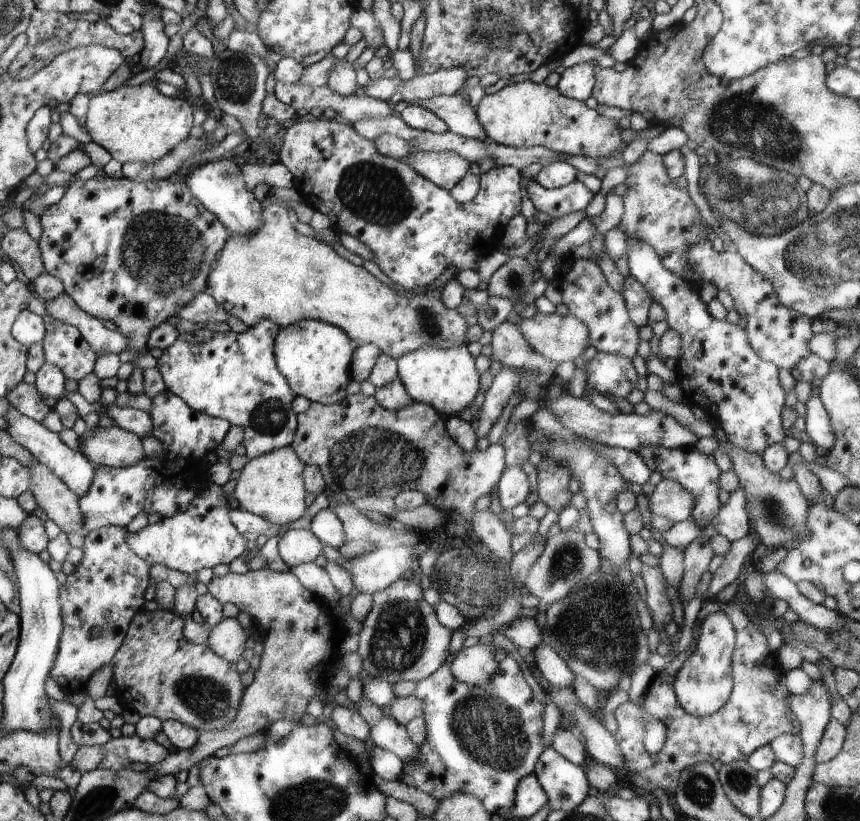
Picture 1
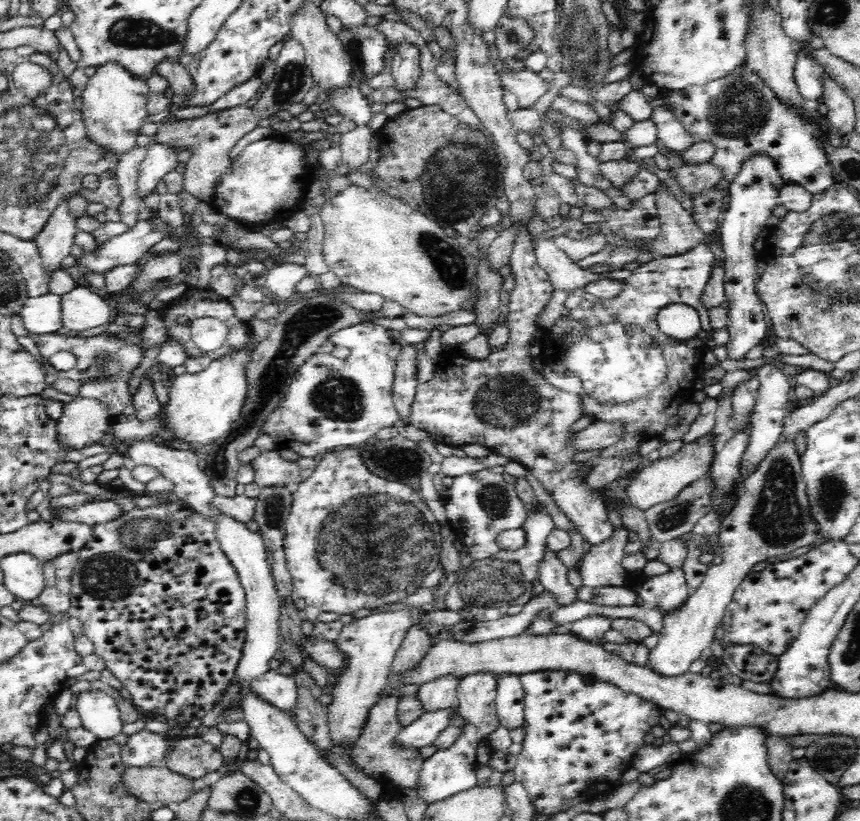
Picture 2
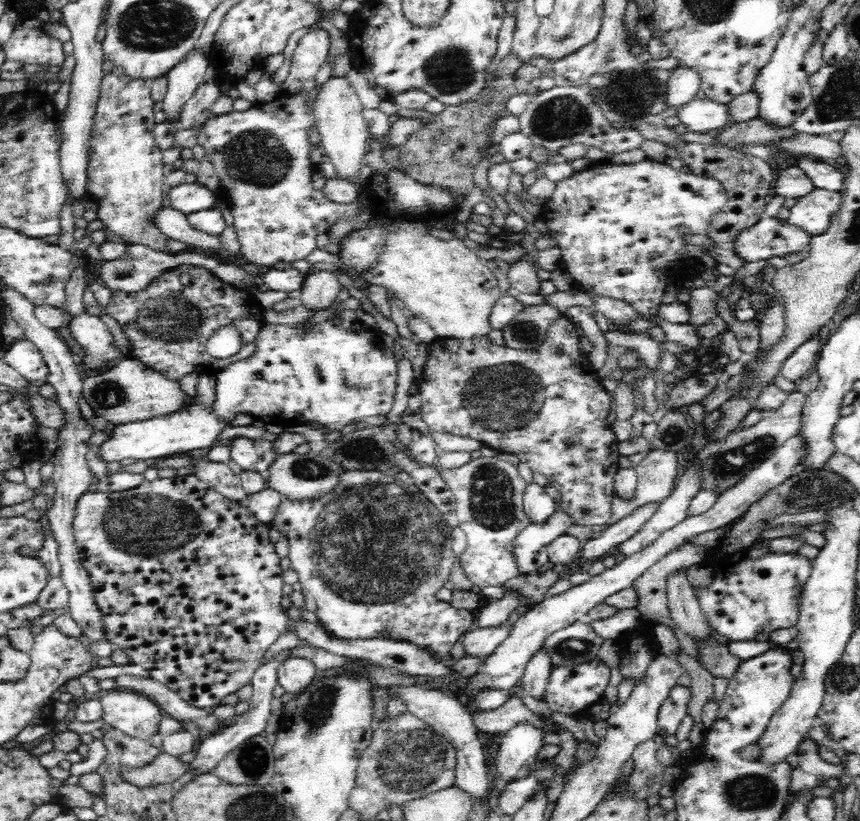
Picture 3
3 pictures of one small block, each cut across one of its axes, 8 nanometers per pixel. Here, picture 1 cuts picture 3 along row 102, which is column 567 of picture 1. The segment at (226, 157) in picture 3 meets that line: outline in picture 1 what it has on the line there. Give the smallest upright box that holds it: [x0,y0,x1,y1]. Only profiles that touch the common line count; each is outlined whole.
[554,257,640,360]

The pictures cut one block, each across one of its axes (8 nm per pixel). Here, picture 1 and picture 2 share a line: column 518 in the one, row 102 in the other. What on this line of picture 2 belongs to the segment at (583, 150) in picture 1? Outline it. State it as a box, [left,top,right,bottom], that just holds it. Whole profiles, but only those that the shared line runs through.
[81,61,150,158]

